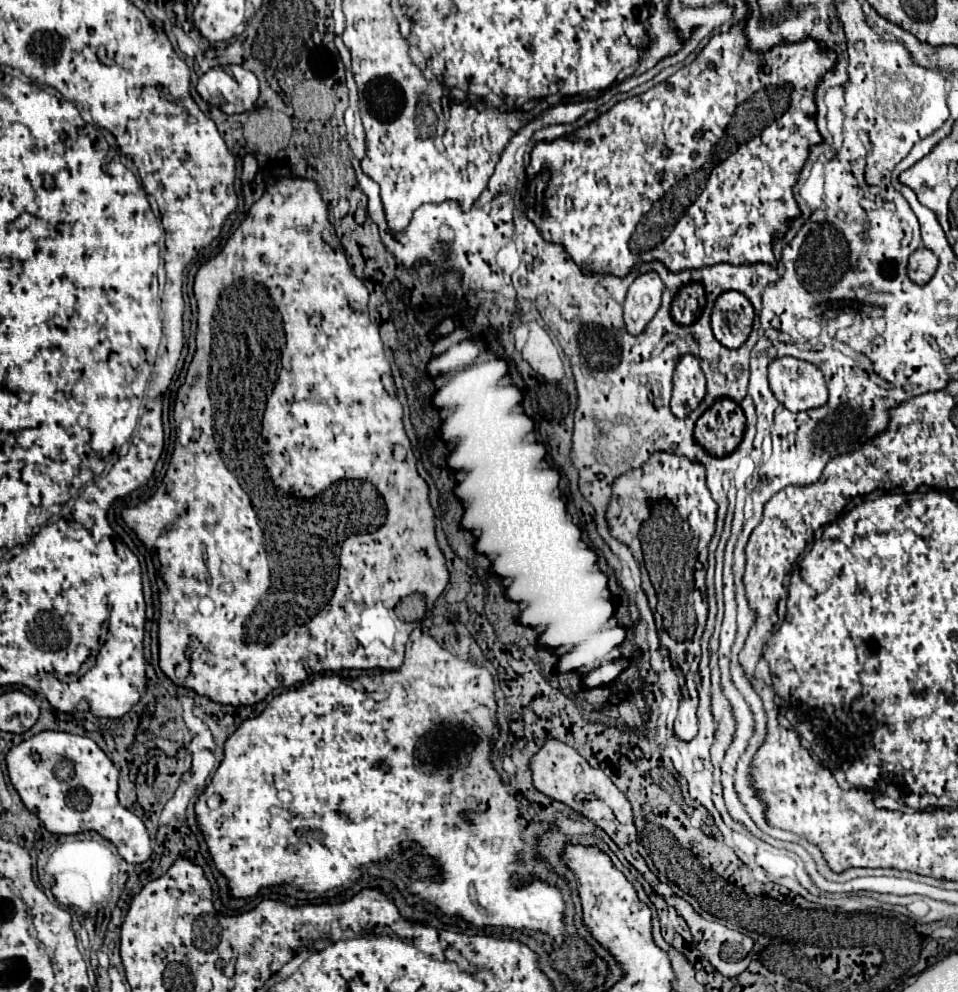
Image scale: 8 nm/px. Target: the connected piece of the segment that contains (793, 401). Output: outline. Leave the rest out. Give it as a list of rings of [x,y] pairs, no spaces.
[[[796,357],[774,359],[768,369],[774,397],[790,411],[822,407],[828,401],[824,377],[818,367]]]

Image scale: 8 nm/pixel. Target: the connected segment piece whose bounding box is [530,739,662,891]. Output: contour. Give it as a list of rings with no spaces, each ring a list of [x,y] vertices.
[[[550,739],[550,741],[546,741],[538,749],[538,753],[532,755],[532,759],[530,759],[530,771],[532,771],[534,787],[538,791],[542,791],[544,795],[548,795],[548,797],[552,797],[556,801],[562,801],[562,803],[570,805],[574,811],[580,811],[582,815],[586,815],[588,819],[592,819],[600,829],[604,829],[612,837],[612,841],[620,847],[620,851],[624,853],[624,857],[628,859],[628,863],[634,865],[650,881],[650,885],[656,891],[660,891],[662,883],[648,869],[646,861],[638,853],[636,827],[634,827],[634,815],[632,815],[630,801],[626,799],[626,795],[612,783],[612,779],[602,769],[592,767],[570,745],[566,745],[566,743],[558,741],[558,739]]]

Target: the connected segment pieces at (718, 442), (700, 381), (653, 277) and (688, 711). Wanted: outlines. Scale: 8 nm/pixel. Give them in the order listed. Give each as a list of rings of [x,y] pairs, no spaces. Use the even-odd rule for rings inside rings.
[[[722,397],[716,399],[714,405],[696,421],[694,437],[710,455],[724,457],[740,445],[744,429],[746,417],[740,405],[728,397]]]
[[[682,355],[676,361],[674,379],[672,379],[672,413],[676,417],[686,417],[694,411],[706,395],[706,379],[700,369],[700,363],[692,355]]]
[[[656,271],[642,273],[634,279],[624,303],[624,321],[626,321],[626,329],[632,335],[642,333],[644,327],[650,323],[650,319],[656,315],[660,307],[662,291],[664,291],[664,283],[660,281]]]
[[[682,697],[680,699],[678,715],[676,715],[676,721],[674,721],[674,735],[680,741],[690,741],[698,731],[696,707],[698,707],[698,699],[694,699],[694,697]]]

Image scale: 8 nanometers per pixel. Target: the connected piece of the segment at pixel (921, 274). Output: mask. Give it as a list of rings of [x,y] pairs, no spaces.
[[[916,249],[912,255],[910,255],[910,261],[908,261],[908,277],[918,283],[918,285],[926,285],[932,275],[936,273],[938,269],[938,257],[928,251],[928,249]]]

